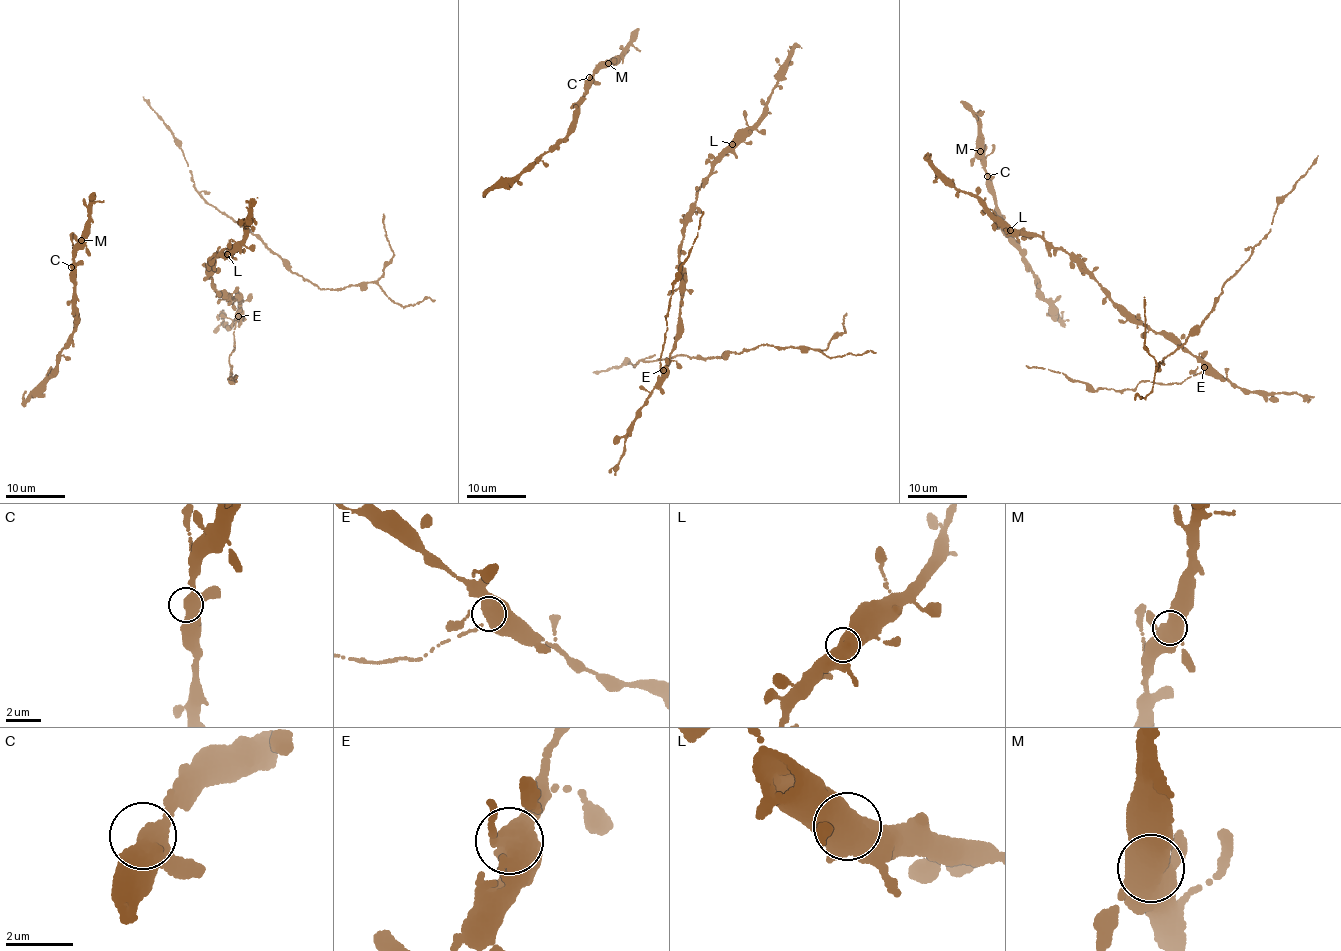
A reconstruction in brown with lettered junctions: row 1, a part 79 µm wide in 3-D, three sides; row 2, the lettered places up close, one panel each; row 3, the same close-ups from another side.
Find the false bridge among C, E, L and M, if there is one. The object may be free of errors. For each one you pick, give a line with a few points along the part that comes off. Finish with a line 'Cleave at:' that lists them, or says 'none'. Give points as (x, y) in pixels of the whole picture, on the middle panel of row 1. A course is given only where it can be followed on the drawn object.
E: Course of the part to remove: (663, 369), (660, 366), (674, 282), (704, 212)
Cleave at: E

